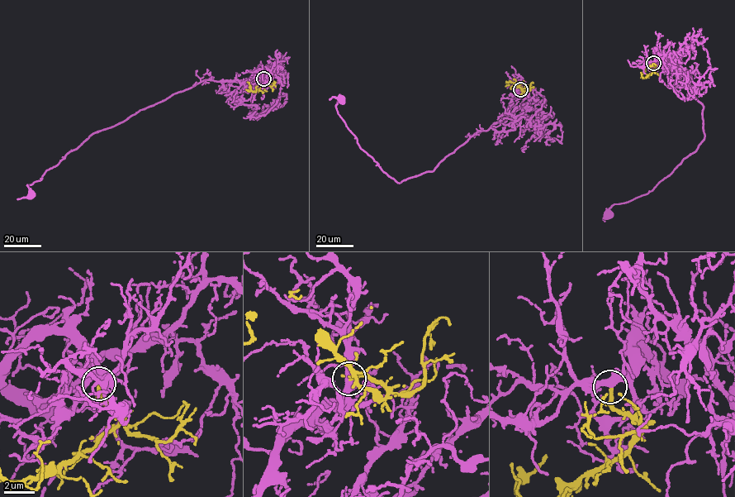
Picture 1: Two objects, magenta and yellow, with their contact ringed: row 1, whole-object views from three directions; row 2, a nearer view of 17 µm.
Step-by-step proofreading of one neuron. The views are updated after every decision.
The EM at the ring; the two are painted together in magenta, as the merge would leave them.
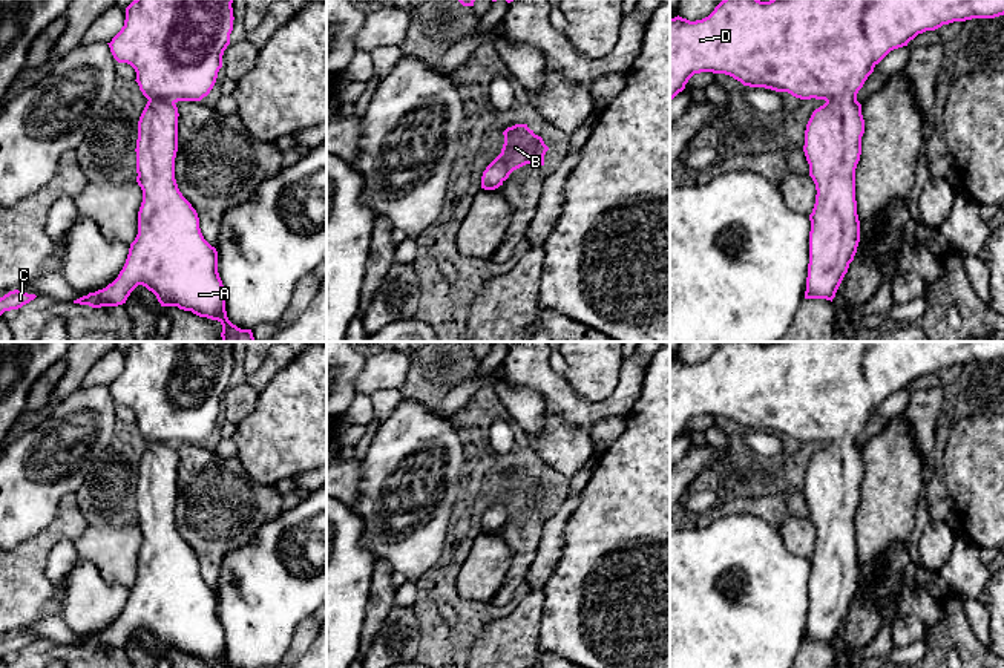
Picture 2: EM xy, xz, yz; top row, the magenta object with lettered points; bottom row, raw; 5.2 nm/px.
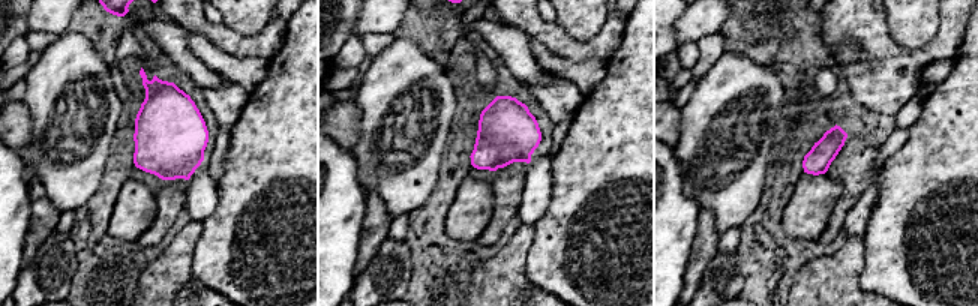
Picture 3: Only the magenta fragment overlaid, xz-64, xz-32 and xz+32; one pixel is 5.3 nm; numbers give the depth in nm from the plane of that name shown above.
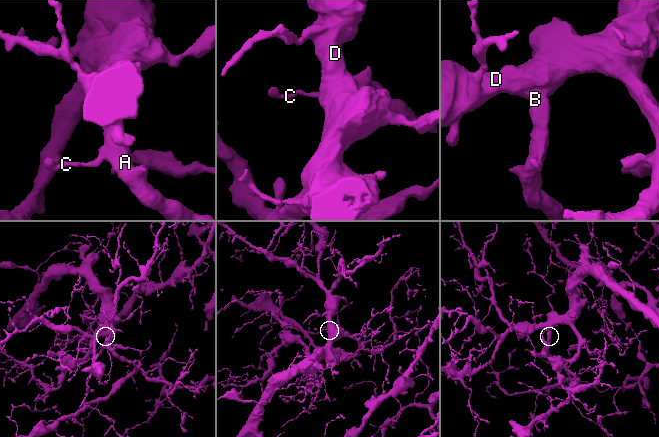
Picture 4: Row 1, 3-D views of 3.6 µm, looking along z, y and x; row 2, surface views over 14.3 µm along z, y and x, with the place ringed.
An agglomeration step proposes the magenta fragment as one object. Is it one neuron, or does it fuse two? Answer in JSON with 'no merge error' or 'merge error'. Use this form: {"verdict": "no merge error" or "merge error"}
{"verdict": "no merge error"}

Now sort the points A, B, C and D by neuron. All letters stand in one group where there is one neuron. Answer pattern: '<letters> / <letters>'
A B C D

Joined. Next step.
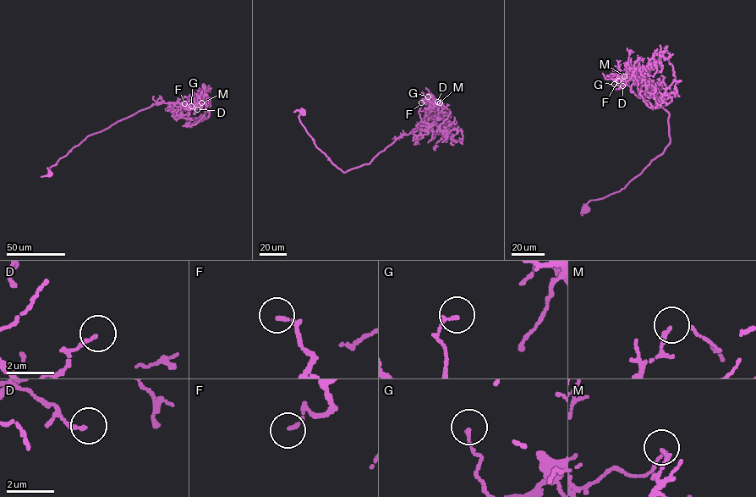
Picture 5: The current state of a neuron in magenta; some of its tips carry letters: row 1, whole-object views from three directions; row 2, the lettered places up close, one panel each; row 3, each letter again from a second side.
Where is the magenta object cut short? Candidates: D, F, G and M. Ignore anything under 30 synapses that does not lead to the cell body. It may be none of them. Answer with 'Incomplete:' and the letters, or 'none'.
Incomplete: none

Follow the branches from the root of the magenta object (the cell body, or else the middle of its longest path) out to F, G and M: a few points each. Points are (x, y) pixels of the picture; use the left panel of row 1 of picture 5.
F: (51, 174), (47, 168), (89, 135), (158, 102), (181, 104), (192, 97), (196, 104), (188, 109), (184, 103)
G: (51, 174), (47, 168), (118, 121), (158, 102), (181, 104), (192, 97), (196, 104), (191, 106)
M: (51, 174), (47, 168), (86, 137), (138, 111), (158, 102), (181, 104), (191, 97), (199, 106), (201, 102)

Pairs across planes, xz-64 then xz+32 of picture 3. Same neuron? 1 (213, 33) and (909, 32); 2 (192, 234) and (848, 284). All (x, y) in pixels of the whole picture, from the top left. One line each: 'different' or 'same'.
1: different
2: same

